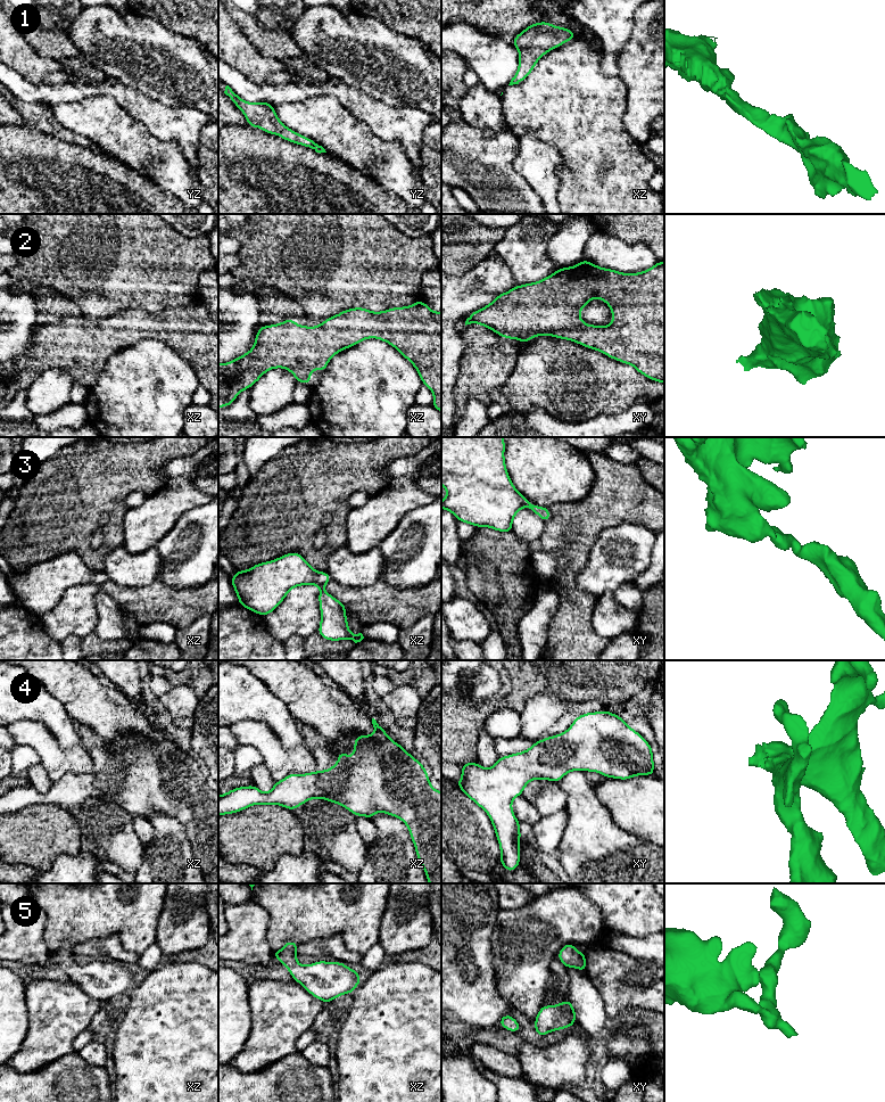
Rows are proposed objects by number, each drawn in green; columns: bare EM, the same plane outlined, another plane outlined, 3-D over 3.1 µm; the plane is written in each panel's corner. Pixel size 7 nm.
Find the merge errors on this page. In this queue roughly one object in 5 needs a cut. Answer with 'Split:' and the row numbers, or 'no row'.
Split: no row

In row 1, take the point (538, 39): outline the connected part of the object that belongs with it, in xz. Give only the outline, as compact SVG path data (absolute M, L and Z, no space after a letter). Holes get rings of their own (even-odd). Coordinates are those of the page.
M548 22L530 24L515 35L512 42L519 50L519 68L508 85L519 84L526 80L545 54L569 40L576 40L572 30L559 27Z

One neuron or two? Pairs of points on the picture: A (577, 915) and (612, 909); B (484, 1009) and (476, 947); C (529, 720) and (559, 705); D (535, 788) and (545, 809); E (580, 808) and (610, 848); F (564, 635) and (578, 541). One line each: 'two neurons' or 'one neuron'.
A: two neurons
B: one neuron
C: one neuron
D: one neuron
E: one neuron
F: one neuron

